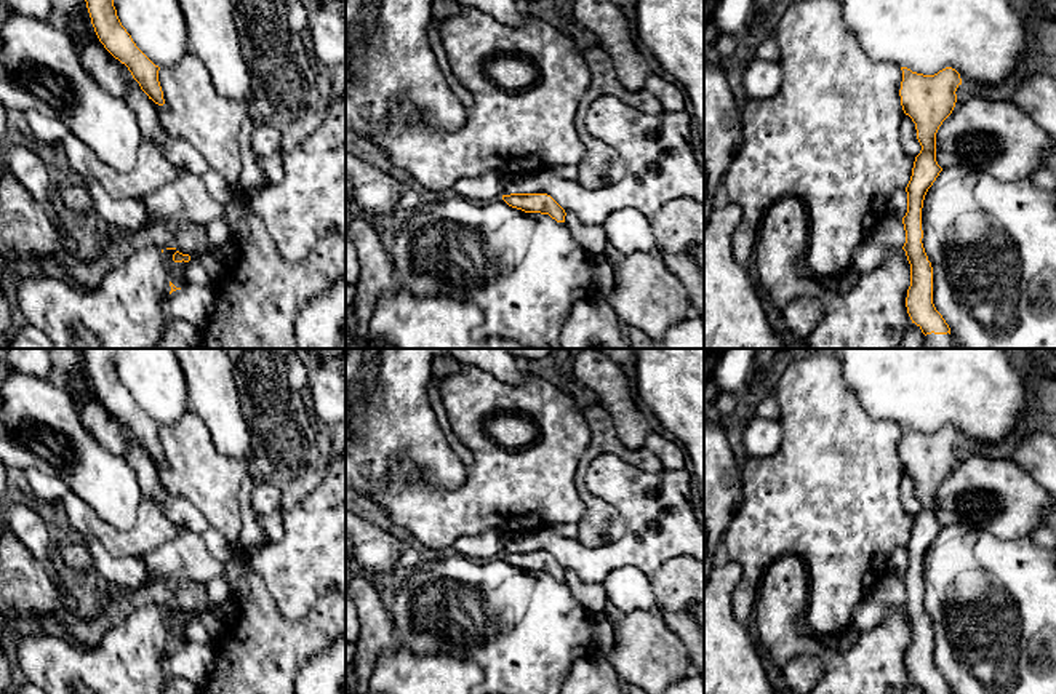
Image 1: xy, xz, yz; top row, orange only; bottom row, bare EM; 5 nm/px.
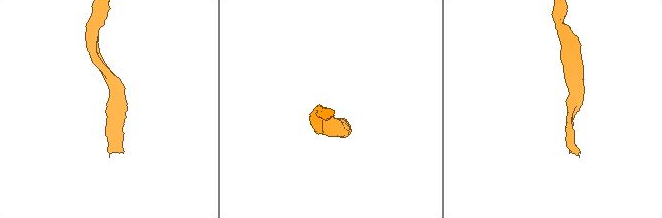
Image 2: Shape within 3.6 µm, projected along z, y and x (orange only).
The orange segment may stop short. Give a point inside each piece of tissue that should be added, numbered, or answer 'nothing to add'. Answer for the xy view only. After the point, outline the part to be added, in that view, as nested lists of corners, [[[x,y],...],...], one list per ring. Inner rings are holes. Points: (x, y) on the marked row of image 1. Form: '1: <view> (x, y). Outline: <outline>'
1: xy (128, 309). Outline: [[[158,246],[136,249],[91,289],[50,275],[21,275],[16,289],[27,323],[45,333],[54,349],[154,349],[170,321],[171,286]]]

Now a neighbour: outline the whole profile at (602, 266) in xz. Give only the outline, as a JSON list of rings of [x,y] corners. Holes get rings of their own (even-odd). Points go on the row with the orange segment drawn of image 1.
[[[608,253],[592,256],[592,293],[597,301],[606,301],[614,288],[614,261]]]

